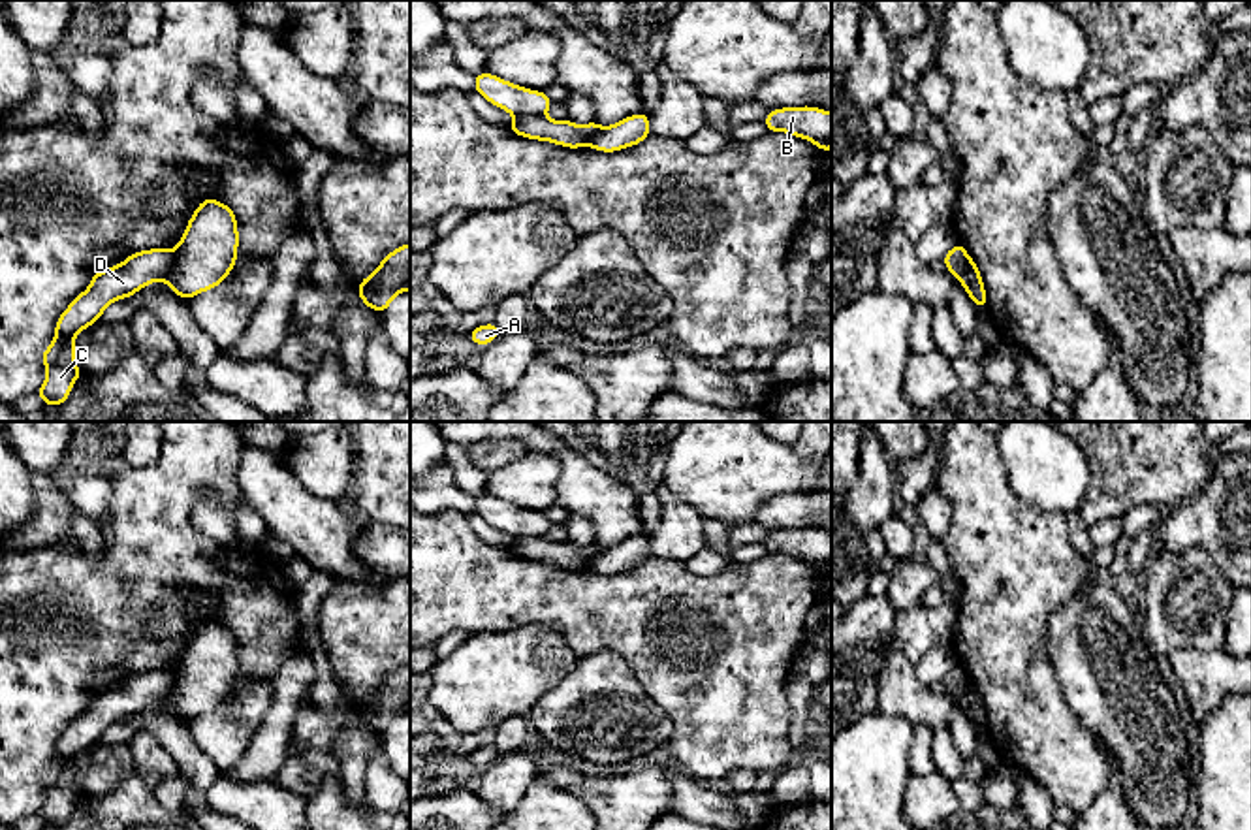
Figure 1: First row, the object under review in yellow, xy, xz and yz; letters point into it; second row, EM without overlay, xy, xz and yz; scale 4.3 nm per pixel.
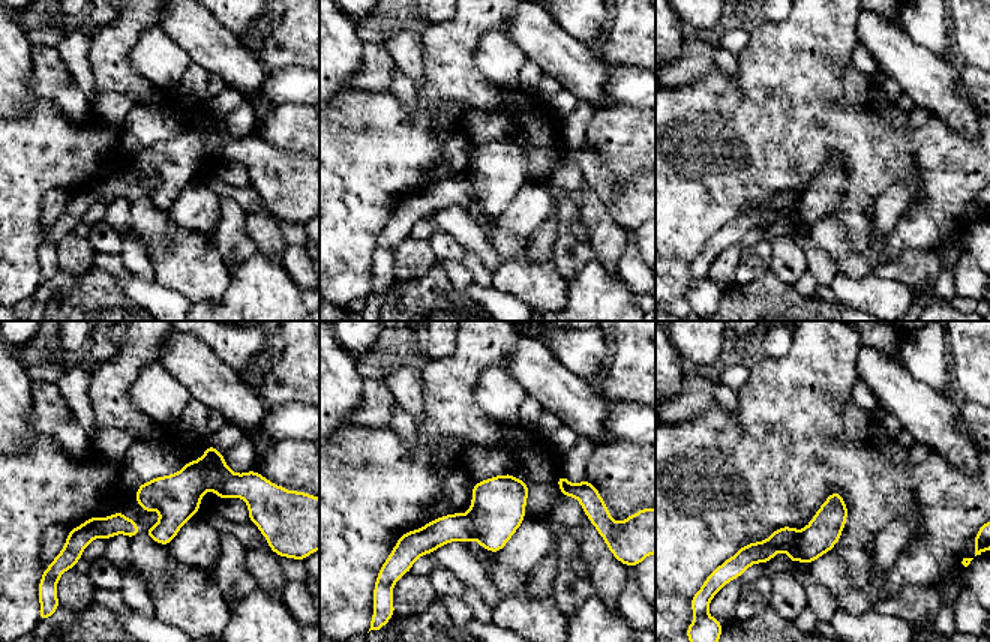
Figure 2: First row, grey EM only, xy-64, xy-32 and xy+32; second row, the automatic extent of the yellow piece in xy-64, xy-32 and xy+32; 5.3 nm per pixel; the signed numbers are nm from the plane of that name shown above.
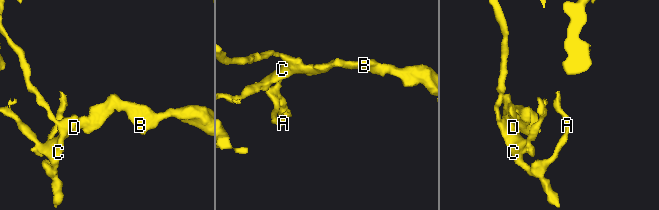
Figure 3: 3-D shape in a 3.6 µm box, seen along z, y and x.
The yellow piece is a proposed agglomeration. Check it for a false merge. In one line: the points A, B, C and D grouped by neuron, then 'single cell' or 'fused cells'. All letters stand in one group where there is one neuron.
groups A C D / B; fused cells

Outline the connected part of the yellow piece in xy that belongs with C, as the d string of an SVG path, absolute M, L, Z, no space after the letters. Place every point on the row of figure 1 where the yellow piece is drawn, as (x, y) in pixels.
M149 248L92 275L90 284L58 316L53 344L41 352L47 375L36 395L43 405L62 407L83 375L75 363L75 335L96 324L117 299L128 299L141 288L167 280L175 267L175 250Z

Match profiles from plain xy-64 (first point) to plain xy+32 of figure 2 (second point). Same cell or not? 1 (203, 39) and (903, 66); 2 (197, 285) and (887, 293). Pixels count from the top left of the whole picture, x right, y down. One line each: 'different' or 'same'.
1: same
2: same

